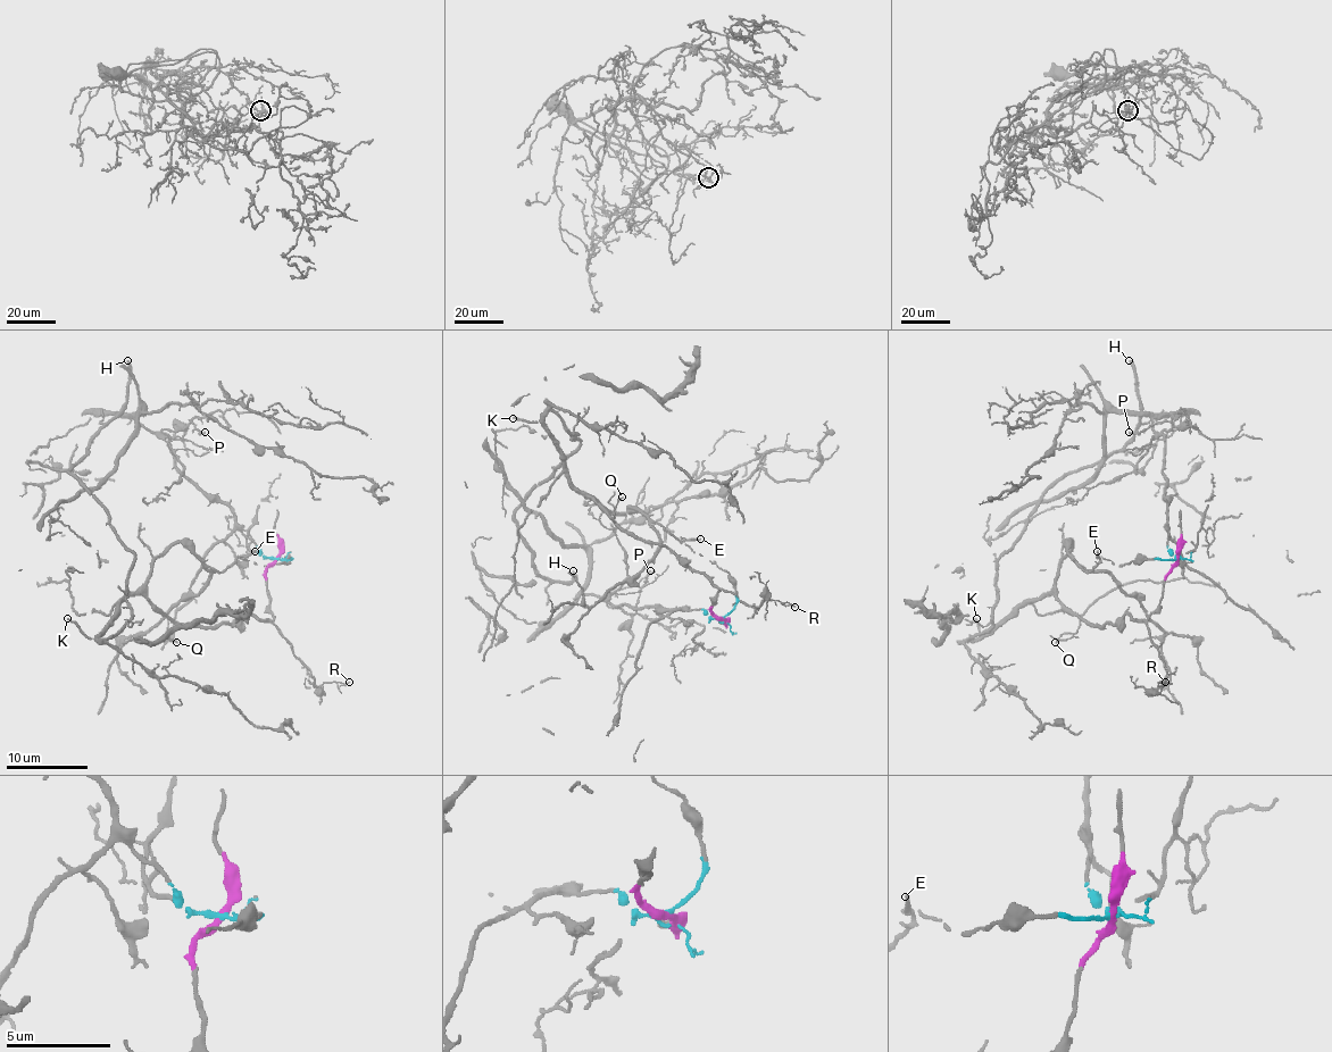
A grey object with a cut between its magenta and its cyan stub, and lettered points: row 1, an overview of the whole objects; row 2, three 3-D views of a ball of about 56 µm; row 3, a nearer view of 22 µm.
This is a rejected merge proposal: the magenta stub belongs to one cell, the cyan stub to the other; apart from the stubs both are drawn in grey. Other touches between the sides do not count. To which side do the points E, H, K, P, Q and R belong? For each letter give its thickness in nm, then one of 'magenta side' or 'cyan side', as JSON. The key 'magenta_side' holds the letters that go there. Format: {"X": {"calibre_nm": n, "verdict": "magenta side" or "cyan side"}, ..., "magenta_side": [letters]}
{"E": {"calibre_nm": 160, "verdict": "magenta side"}, "H": {"calibre_nm": 280, "verdict": "magenta side"}, "K": {"calibre_nm": 170, "verdict": "magenta side"}, "P": {"calibre_nm": 150, "verdict": "cyan side"}, "Q": {"calibre_nm": 140, "verdict": "magenta side"}, "R": {"calibre_nm": 90, "verdict": "magenta side"}, "magenta_side": ["E", "H", "K", "Q", "R"]}

